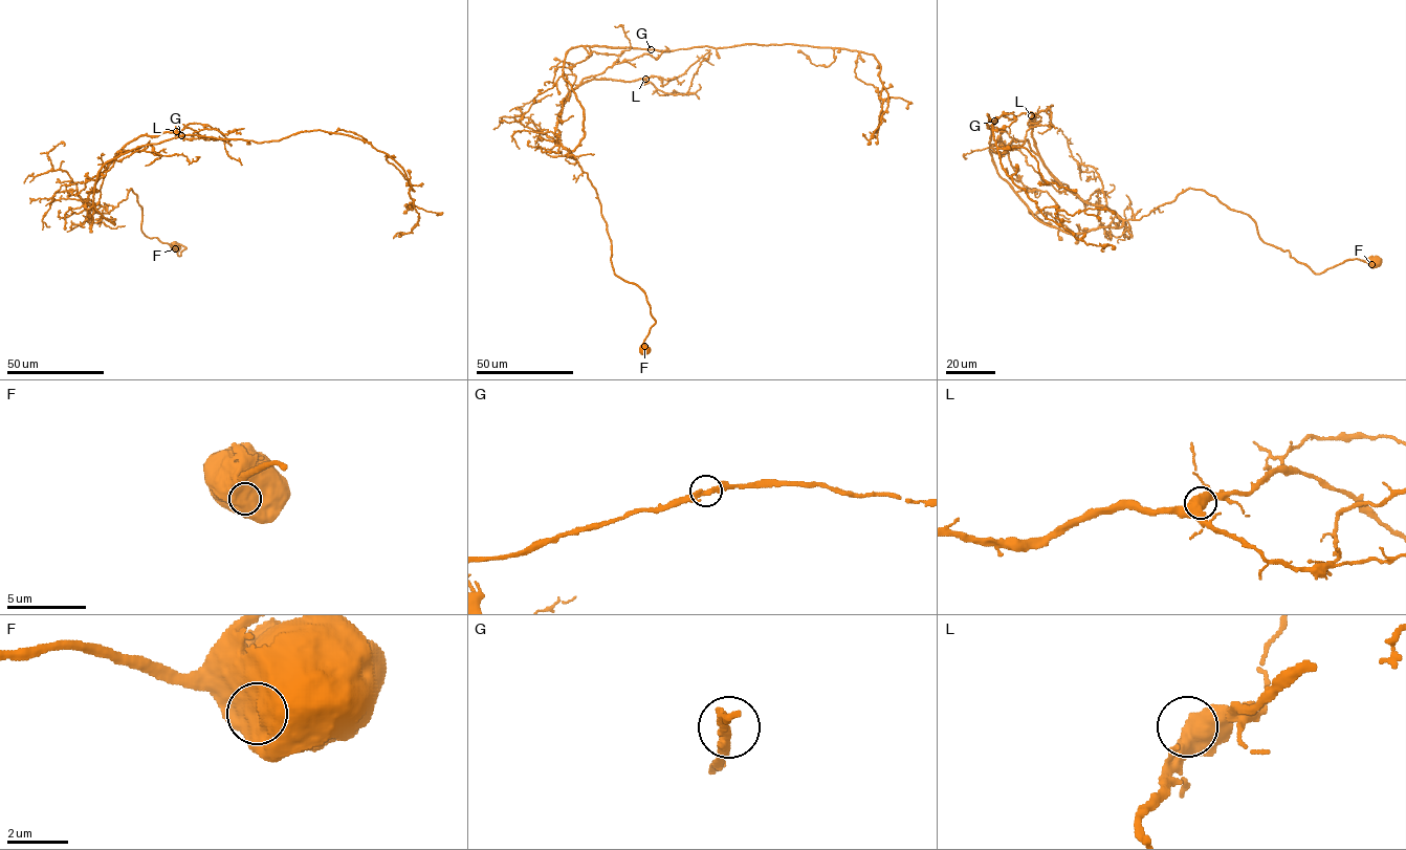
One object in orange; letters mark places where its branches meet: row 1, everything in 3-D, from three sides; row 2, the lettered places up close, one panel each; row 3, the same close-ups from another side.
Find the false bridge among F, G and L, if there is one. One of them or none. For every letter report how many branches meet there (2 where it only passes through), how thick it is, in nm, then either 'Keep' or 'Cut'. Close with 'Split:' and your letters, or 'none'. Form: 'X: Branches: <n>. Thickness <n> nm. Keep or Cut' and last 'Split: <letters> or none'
F: Branches: 1. Thickness 1300 nm. Keep
G: Branches: 2. Thickness 260 nm. Keep
L: Branches: 2. Thickness 600 nm. Keep
Split: none

